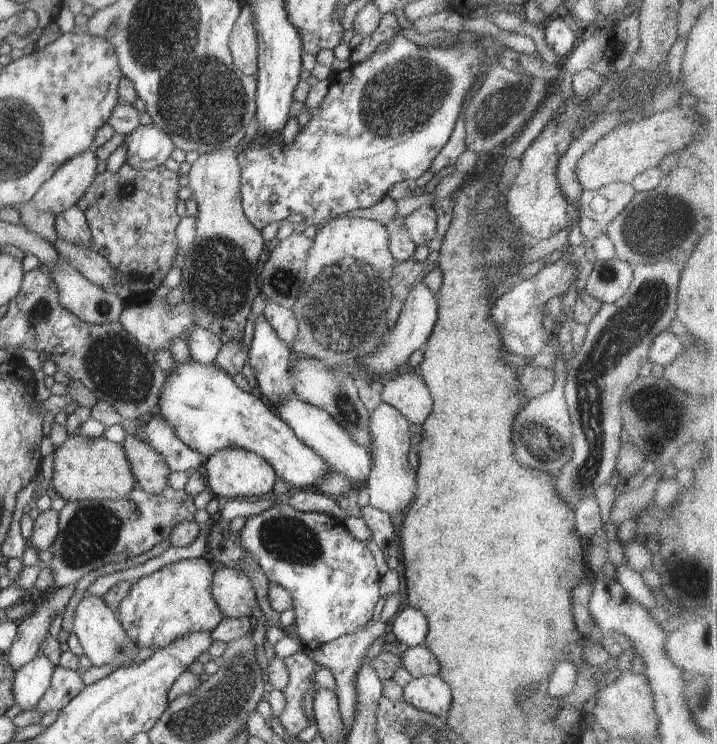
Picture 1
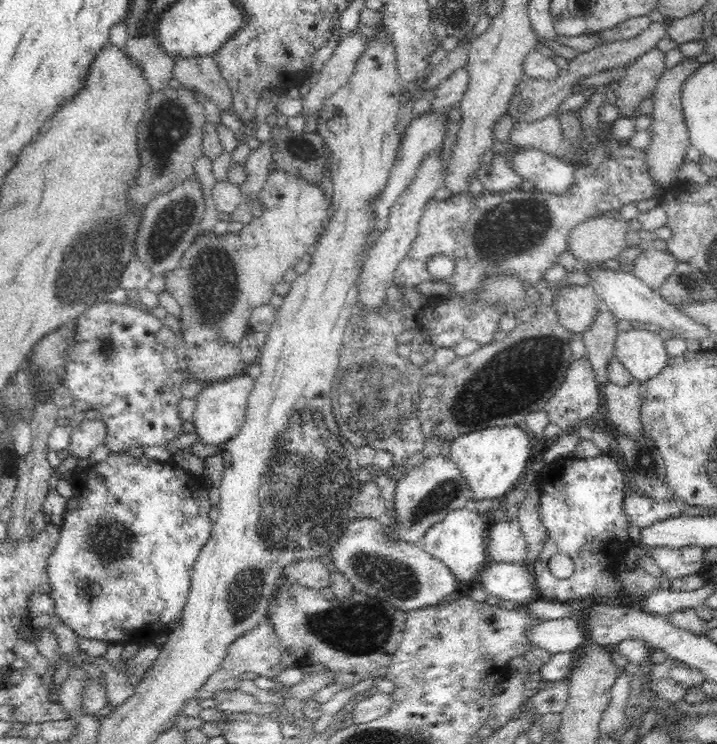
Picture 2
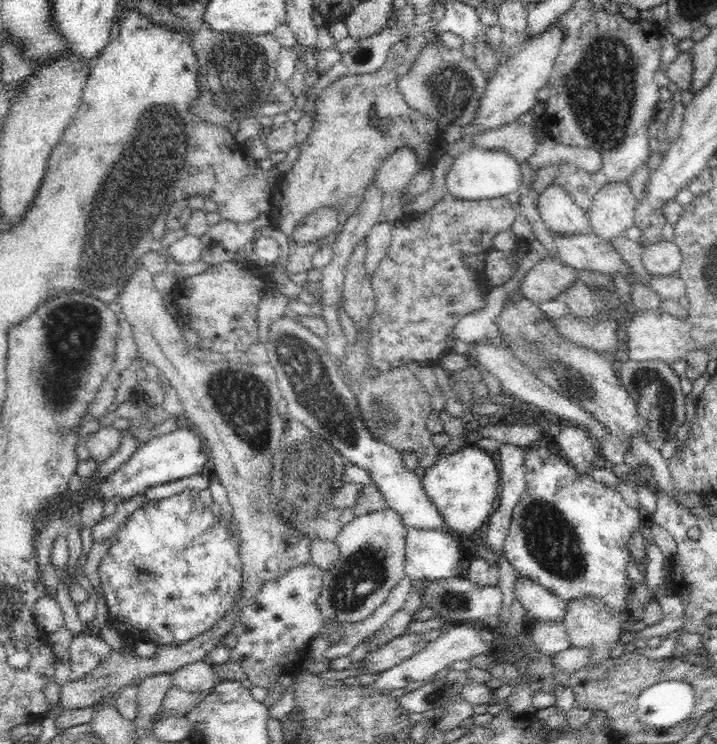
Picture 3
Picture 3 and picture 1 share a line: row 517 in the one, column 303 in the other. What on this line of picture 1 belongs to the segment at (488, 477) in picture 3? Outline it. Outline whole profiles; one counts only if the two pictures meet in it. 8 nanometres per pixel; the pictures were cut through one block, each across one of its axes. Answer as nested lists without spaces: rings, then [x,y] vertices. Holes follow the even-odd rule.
[[[193,359],[185,363],[176,362],[175,367],[166,374],[168,374],[166,384],[162,386],[162,394],[158,396],[160,414],[186,446],[202,452],[202,456],[206,459],[224,448],[246,448],[262,456],[274,468],[276,476],[286,480],[293,489],[311,488],[314,490],[322,476],[333,472],[330,465],[326,464],[326,460],[322,460],[312,448],[306,446],[294,434],[290,425],[277,416],[271,405],[266,404],[255,391],[250,393],[240,388],[232,377],[222,368],[218,368],[214,362],[202,364]]]

